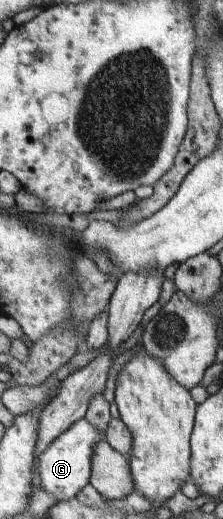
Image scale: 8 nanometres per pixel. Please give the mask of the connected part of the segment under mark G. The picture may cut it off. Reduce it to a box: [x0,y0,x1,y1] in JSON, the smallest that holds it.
[37,417,105,502]

